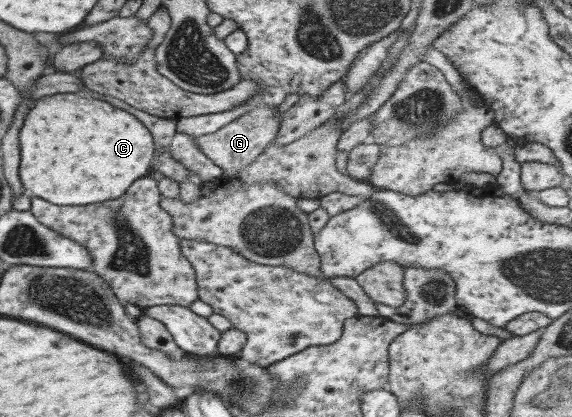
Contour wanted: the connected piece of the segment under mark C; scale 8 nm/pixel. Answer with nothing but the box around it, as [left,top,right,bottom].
[19,93,153,206]

